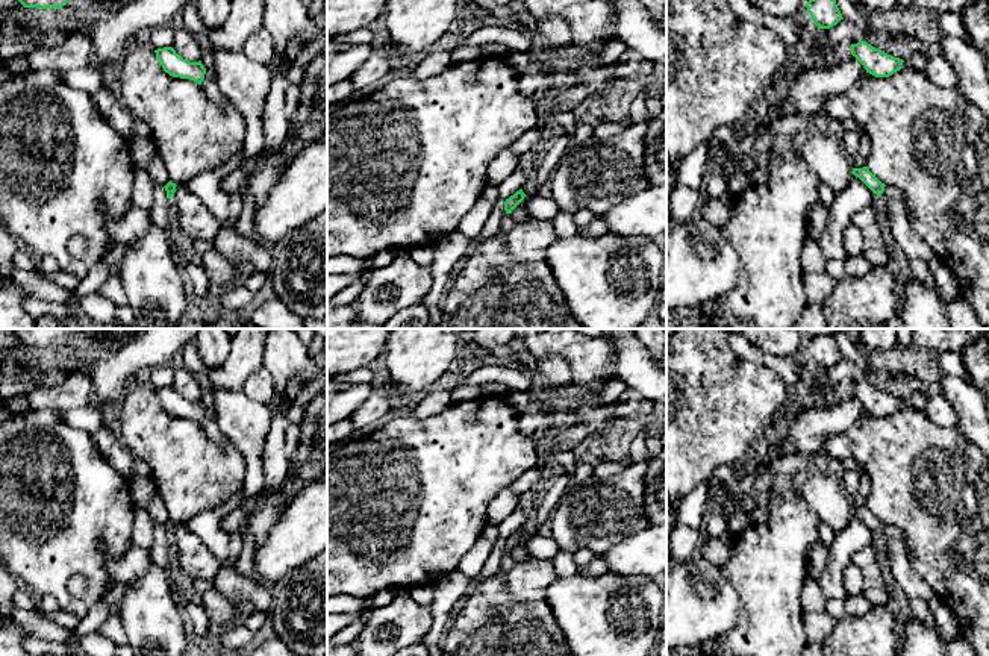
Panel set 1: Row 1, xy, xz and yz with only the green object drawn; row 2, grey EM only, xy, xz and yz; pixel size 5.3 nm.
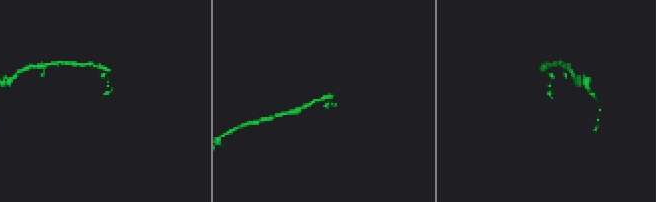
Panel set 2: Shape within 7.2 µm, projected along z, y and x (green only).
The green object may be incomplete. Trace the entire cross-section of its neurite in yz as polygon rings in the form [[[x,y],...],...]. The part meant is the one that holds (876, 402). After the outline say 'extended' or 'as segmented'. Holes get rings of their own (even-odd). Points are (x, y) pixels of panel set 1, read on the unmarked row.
[[[866,380],[851,383],[851,394],[875,417],[889,417],[901,409],[903,398],[894,397]]]; as segmented

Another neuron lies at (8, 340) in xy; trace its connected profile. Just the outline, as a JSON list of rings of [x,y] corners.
[[[0,329],[0,353],[6,355],[8,351],[15,350],[21,342],[12,329]]]

